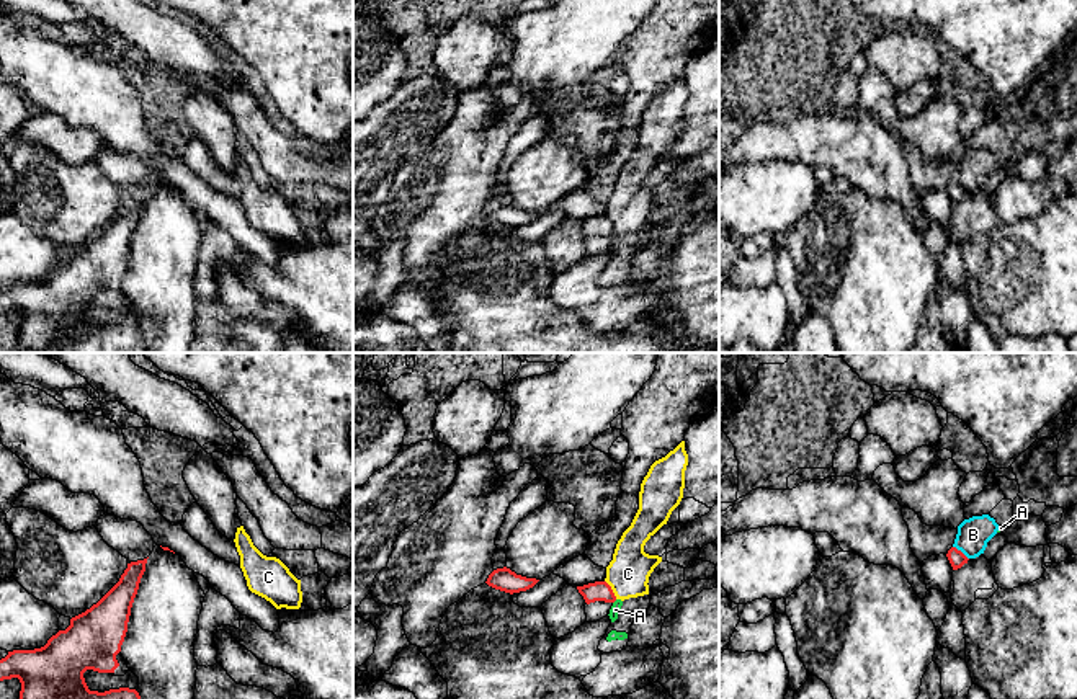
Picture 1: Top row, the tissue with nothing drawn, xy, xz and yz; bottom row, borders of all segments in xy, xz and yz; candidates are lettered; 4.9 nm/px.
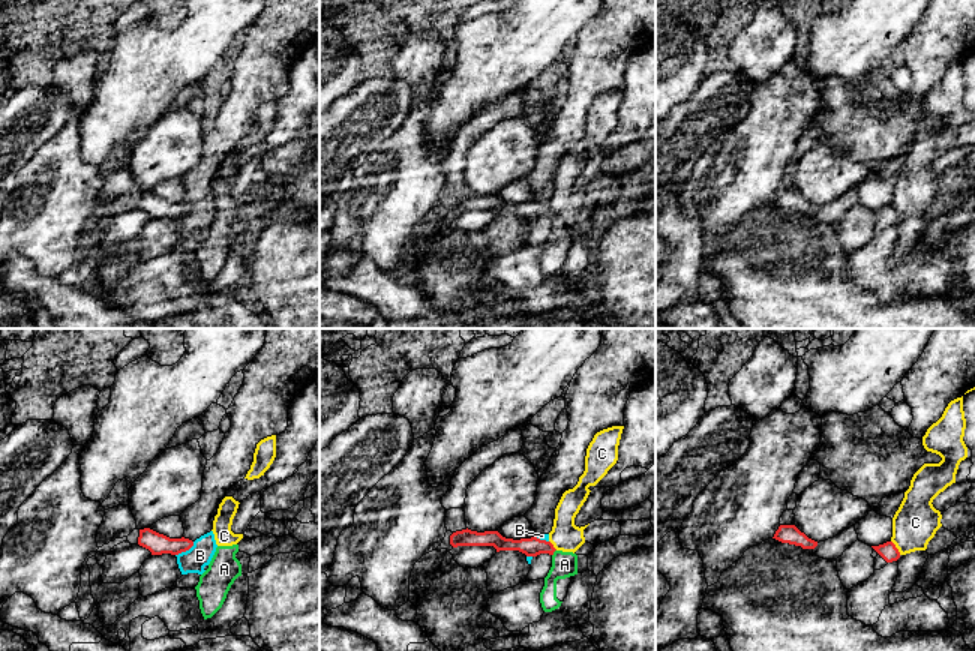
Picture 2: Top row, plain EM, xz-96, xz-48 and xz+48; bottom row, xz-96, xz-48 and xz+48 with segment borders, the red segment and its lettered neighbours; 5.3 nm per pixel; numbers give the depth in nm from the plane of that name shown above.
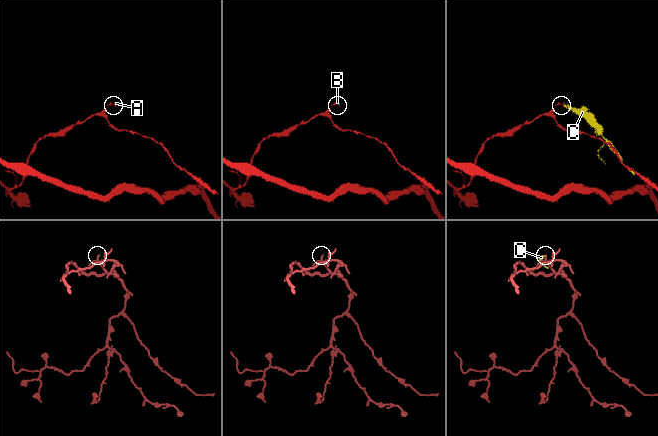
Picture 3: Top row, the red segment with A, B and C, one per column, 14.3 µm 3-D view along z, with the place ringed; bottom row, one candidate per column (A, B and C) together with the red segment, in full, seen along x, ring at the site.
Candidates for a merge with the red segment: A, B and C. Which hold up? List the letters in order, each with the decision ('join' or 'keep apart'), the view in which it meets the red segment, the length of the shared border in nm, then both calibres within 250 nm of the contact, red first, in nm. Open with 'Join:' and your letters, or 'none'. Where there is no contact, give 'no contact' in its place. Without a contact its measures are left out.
Join: none
A: keep apart; no contact
B: keep apart; contact in yz; length 100 nm; calibres 80 and 160 nm
C: keep apart; contact in xz; length 110 nm; calibres 100 and 220 nm

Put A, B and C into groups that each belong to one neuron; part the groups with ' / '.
A C / B

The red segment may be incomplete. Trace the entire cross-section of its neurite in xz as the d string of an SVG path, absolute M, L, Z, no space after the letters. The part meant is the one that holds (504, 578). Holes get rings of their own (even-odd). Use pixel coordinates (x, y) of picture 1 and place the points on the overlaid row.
M503 567L503 568L494 570L489 575L485 583L495 590L513 594L513 593L520 593L533 588L538 581L539 580L536 578L526 578L526 577L516 575L510 568Z

